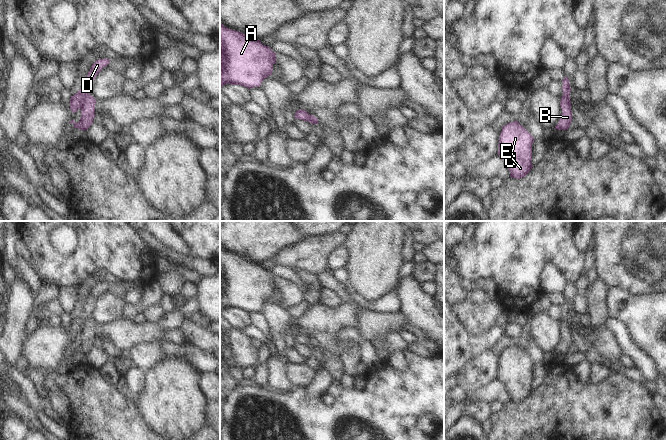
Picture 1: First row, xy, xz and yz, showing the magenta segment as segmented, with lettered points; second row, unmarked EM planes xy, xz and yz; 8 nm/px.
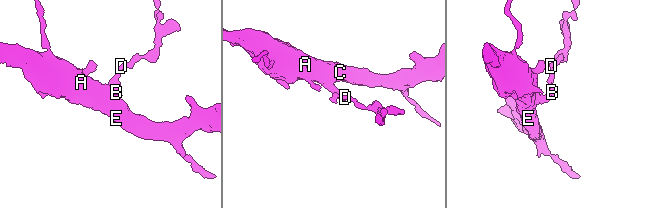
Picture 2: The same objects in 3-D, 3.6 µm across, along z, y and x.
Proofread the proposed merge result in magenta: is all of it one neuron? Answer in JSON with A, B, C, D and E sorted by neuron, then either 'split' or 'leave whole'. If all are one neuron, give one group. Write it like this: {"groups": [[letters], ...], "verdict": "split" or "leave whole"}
{"groups": [["A", "B", "C", "E"], ["D"]], "verdict": "split"}

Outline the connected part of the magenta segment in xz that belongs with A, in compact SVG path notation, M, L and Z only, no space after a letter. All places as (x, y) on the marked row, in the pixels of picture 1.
M220 23L220 87L231 84L241 85L248 89L260 87L265 78L272 75L276 53L260 40L234 31Z

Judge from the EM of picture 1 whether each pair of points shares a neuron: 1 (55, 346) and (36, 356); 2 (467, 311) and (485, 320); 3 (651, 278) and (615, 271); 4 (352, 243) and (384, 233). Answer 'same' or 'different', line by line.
1: same
2: same
3: same
4: same

